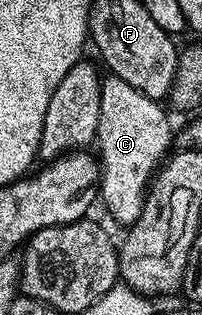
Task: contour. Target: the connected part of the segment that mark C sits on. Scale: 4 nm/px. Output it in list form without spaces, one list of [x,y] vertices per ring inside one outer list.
[[[109,73],[102,78],[95,140],[95,147],[101,150],[99,199],[117,223],[131,225],[137,220],[145,204],[145,192],[174,146],[175,130],[161,106],[118,75]]]

